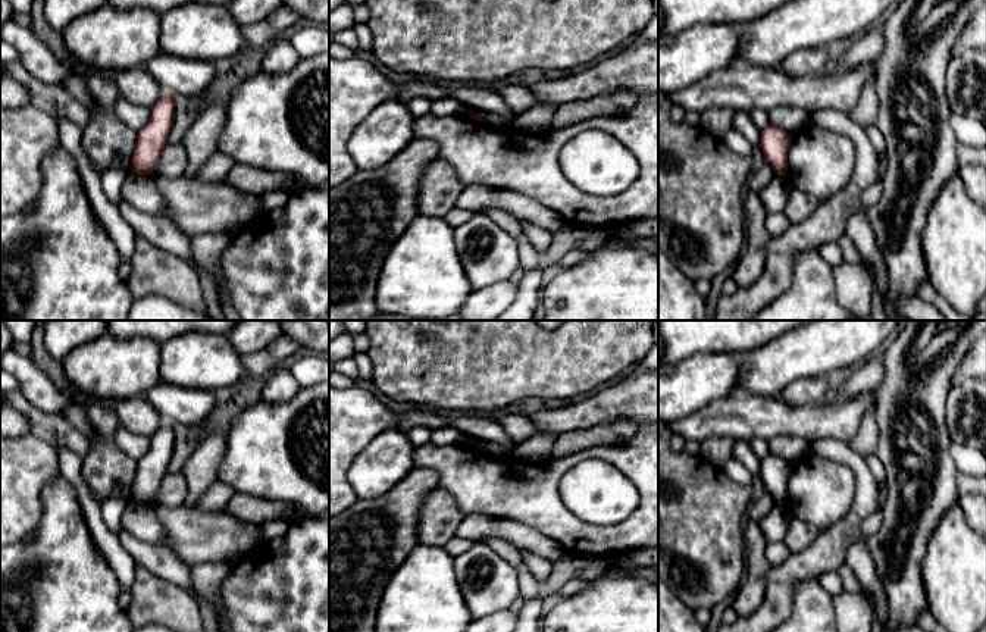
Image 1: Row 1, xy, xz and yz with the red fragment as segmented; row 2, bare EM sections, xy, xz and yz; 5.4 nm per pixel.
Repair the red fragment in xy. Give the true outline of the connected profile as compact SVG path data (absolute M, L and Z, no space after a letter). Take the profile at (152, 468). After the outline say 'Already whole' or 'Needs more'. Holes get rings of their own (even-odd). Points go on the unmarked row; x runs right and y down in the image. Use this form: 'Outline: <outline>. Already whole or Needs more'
Outline: M165 422L153 434L148 451L137 462L131 492L132 501L140 504L151 504L154 501L175 448L175 428L175 425Z. Already whole

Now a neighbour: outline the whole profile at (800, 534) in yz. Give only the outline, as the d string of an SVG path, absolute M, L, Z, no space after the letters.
M789 516L788 531L783 541L791 553L796 554L811 545L818 534L820 529L817 526L798 517Z

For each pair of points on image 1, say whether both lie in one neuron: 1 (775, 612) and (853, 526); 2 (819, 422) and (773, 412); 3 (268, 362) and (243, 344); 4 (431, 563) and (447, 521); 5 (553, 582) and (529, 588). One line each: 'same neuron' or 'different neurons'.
1: same neuron
2: same neuron
3: different neurons
4: different neurons
5: same neuron

